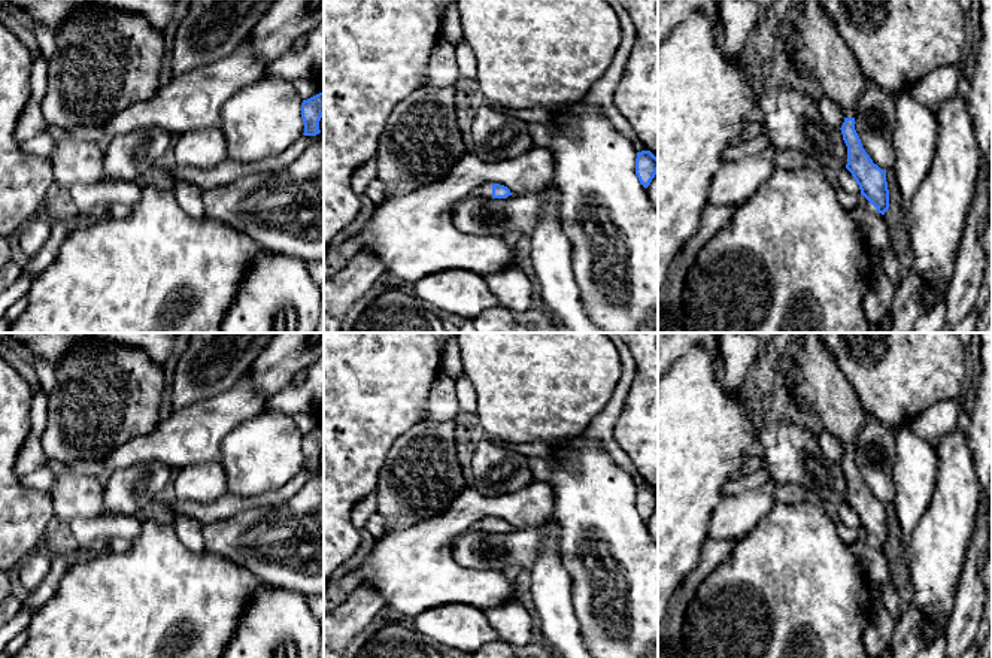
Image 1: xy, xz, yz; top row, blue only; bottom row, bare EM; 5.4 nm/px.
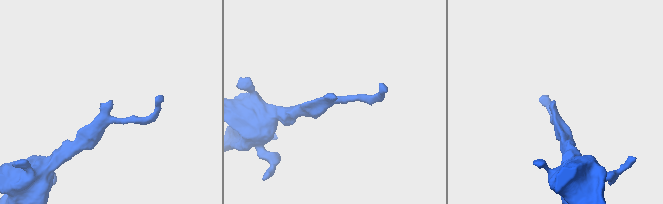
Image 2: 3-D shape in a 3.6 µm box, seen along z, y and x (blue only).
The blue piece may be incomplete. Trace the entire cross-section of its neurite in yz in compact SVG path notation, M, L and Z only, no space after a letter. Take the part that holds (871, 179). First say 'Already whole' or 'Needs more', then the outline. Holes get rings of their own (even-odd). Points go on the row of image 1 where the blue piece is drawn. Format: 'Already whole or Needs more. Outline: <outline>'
Needs more. Outline: M801 0L797 31L789 45L803 76L801 87L816 101L828 98L843 109L844 122L840 130L847 146L846 169L859 185L861 195L885 215L889 209L886 172L873 163L855 130L855 107L868 81L819 0Z

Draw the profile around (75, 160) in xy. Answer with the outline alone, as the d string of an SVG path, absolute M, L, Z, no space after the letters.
M69 134L55 140L55 149L49 155L54 179L60 188L73 185L91 185L100 182L104 151L94 134L79 137Z

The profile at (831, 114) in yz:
M820 98L817 101L817 112L819 112L819 118L828 127L832 127L832 128L837 128L837 130L841 128L841 125L844 122L844 112L837 103L834 103L828 98Z

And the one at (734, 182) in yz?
M774 149L723 163L716 172L709 191L707 204L734 206L759 189L777 170Z

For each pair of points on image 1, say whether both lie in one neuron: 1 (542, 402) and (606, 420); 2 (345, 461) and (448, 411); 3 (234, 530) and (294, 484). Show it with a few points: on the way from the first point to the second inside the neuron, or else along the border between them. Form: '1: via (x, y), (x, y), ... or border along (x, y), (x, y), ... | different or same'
1: border along (615, 388), (607, 405), (581, 434) | different
2: border along (433, 384), (428, 393), (425, 418) | different
3: border along (294, 494), (276, 506), (255, 508) | different

